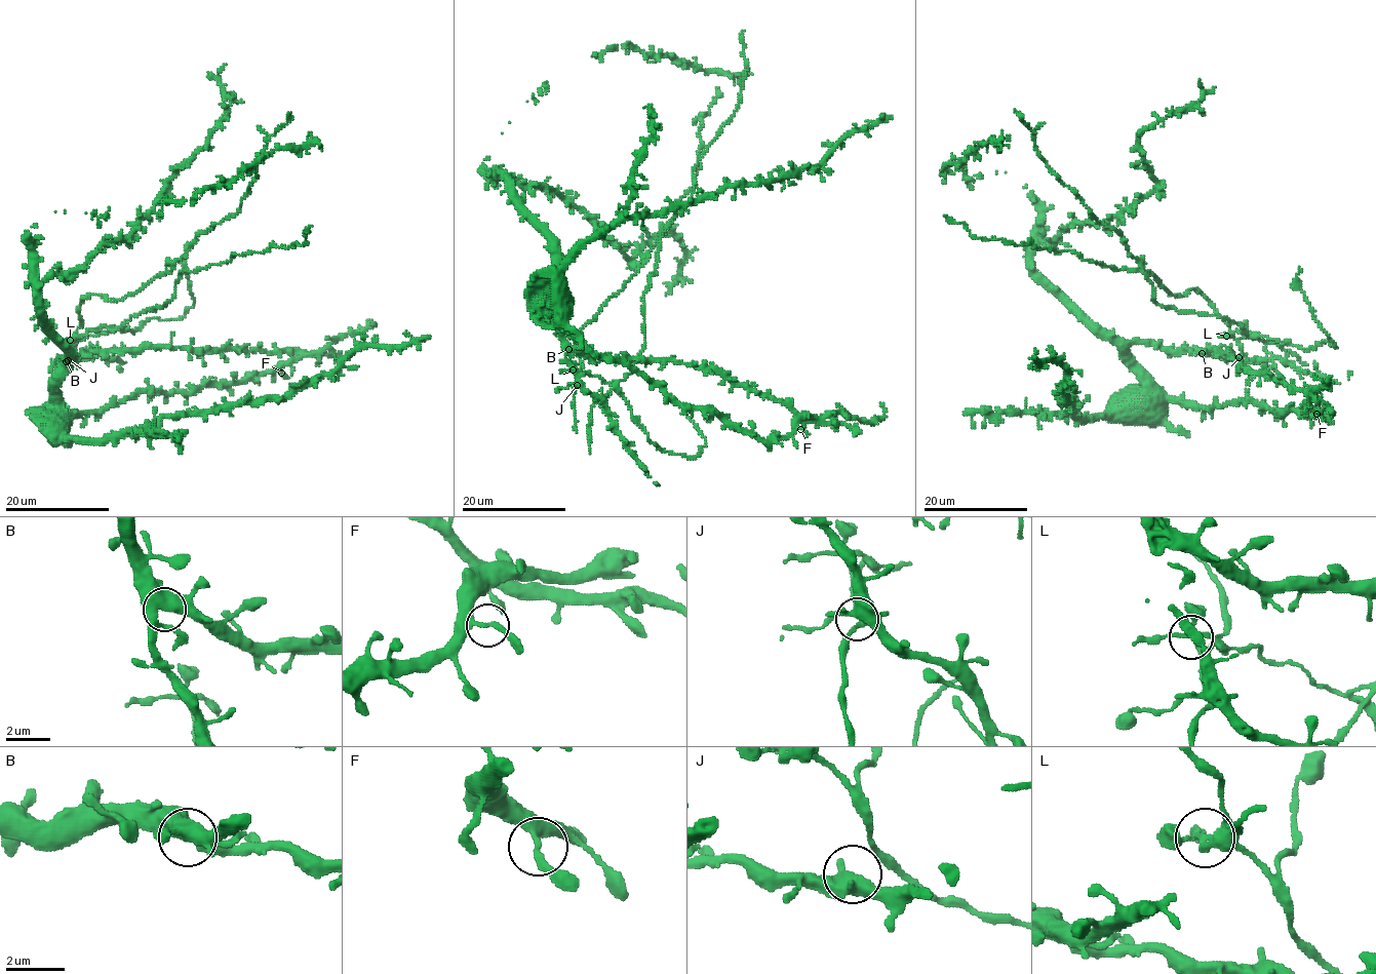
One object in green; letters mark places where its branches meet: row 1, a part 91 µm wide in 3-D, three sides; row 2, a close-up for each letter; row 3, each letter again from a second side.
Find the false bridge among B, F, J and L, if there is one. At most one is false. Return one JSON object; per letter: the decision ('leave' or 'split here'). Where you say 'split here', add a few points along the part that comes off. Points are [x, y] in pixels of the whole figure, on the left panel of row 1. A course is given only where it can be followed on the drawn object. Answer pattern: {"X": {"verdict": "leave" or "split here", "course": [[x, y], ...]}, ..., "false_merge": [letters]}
{"B": {"verdict": "leave"}, "F": {"verdict": "leave"}, "J": {"verdict": "leave"}, "L": {"verdict": "split here", "course": [[70, 340], [117, 329], [165, 305], [182, 272], [270, 245], [306, 244], [311, 225]]}, "false_merge": ["L"]}

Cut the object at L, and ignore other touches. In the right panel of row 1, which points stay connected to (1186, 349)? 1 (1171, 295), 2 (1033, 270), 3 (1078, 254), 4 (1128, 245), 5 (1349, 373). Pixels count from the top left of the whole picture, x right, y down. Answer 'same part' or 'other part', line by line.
1: same part
2: same part
3: other part
4: same part
5: same part

